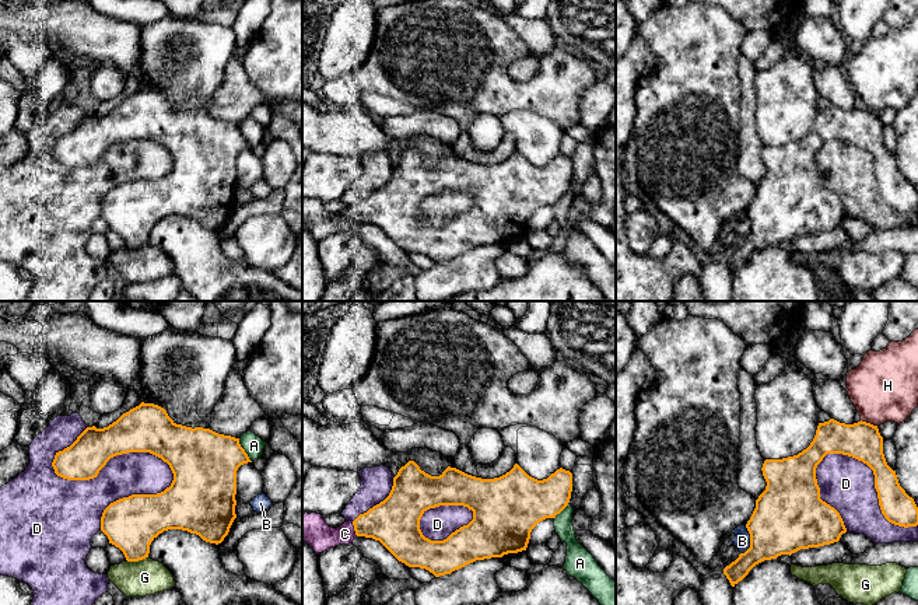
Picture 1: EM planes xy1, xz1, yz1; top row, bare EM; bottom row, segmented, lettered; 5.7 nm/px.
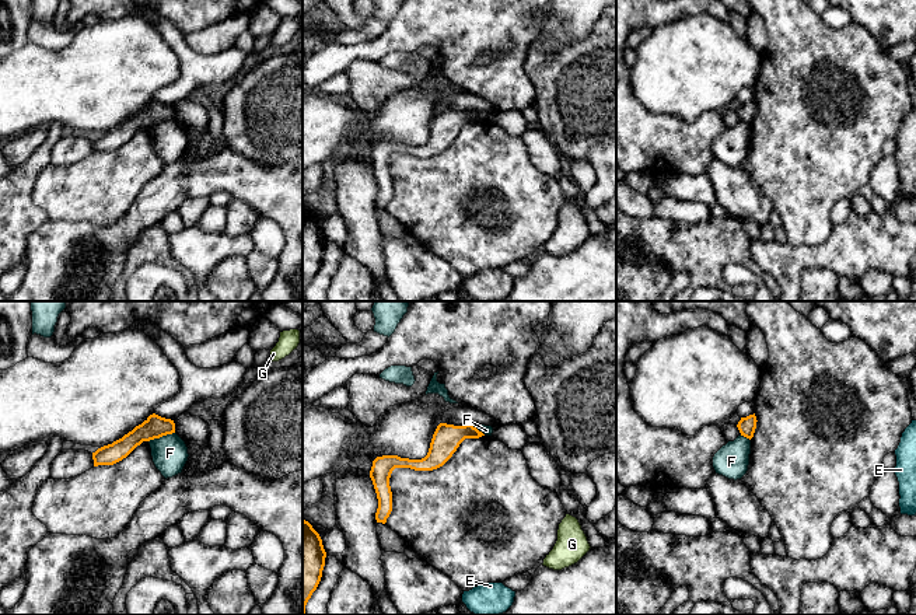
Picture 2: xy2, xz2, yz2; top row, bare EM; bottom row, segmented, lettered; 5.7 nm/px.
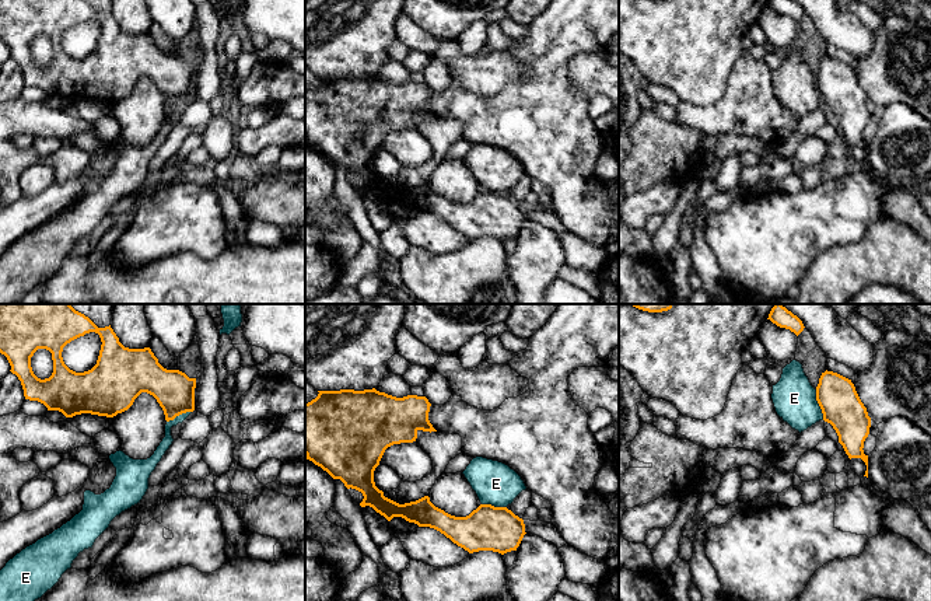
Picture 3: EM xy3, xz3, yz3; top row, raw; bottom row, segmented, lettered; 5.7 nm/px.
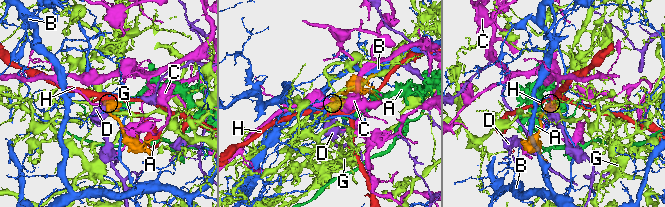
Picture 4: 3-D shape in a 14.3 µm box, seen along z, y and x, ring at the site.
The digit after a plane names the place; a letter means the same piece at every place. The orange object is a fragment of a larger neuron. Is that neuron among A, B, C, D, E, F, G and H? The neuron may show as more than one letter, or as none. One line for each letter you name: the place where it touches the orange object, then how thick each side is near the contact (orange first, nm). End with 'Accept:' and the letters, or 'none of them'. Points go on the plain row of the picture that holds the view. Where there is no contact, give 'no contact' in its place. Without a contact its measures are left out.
C: meets orange in xz1 at (354, 214); 280 nm thick on the orange side, 160 nm on the other
Accept: C

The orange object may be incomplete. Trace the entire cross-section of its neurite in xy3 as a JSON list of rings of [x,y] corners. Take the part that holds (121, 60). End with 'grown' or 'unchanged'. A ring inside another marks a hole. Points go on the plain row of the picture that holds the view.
[[[0,0],[0,39],[21,67],[25,85],[38,87],[48,97],[59,97],[66,104],[81,99],[113,104],[127,97],[141,78],[157,85],[167,108],[195,97],[196,64],[179,56],[164,55],[150,34],[125,34],[111,11],[98,14],[84,0]],[[90,18],[98,20],[102,28],[97,50],[88,57],[76,59],[64,50],[63,34]],[[38,35],[52,39],[53,59],[45,66],[38,64],[31,53],[31,43]]] | unchanged

